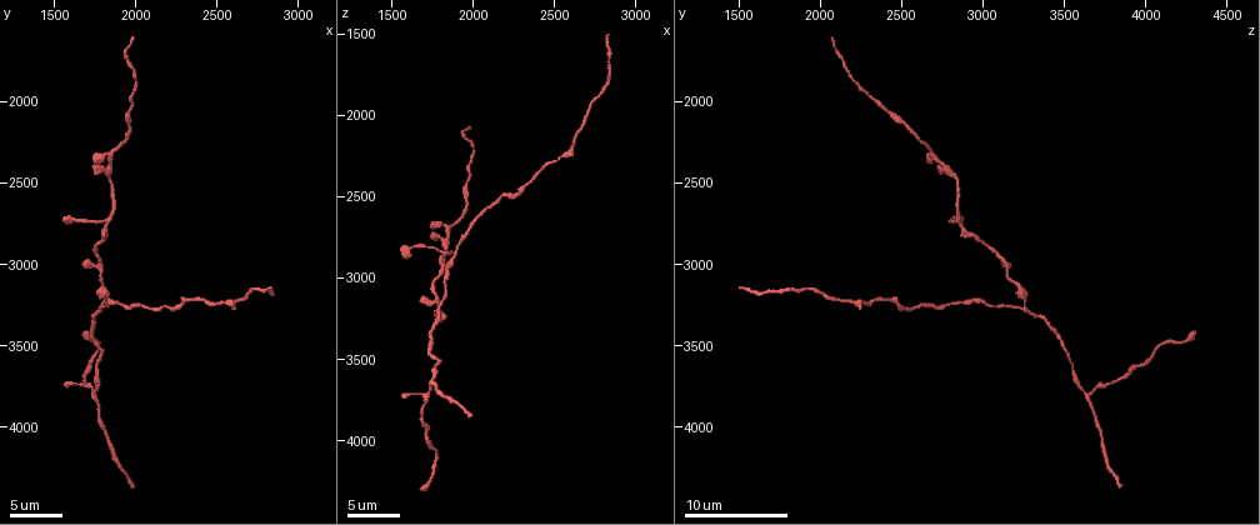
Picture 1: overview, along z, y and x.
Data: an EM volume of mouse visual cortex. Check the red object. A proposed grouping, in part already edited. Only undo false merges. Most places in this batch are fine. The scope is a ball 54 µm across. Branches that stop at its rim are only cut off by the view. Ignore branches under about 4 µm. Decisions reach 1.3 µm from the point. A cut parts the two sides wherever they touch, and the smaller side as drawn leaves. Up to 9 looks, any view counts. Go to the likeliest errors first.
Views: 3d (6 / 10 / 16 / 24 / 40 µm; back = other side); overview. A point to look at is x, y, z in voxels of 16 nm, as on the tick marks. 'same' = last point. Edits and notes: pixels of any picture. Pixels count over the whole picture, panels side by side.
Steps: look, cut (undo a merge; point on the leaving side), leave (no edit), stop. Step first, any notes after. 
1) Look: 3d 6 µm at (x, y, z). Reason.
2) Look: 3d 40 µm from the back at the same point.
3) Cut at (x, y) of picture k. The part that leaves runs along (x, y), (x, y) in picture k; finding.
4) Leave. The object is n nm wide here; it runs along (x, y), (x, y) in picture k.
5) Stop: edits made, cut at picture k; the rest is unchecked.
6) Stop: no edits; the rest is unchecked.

Look: 3d 10 µm at (1760, 3800, 3660). Arms part here.

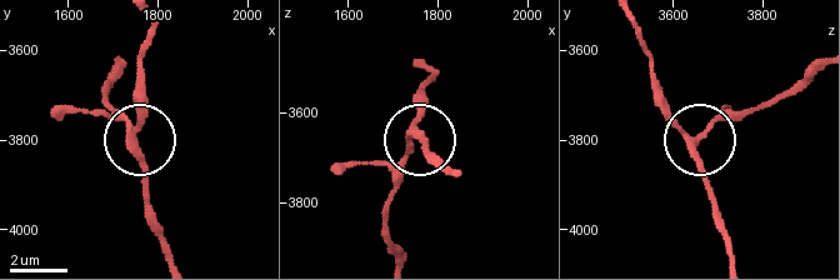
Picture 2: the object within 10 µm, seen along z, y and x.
Leave. 3 arms meet here; all the same neuron.

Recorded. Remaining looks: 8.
Look: 3d 6 µm at (1780, 3260, 3240). Three arms meet.

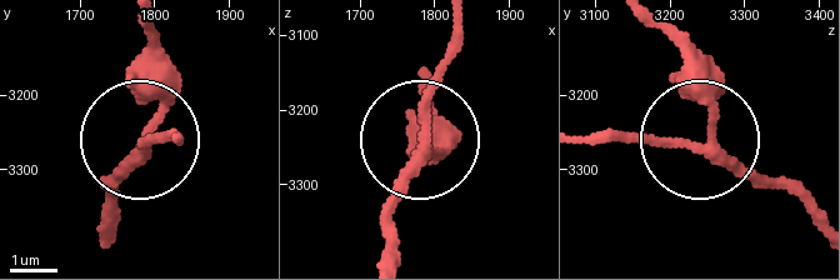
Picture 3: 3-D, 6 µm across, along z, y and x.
Leave. The object is 210 nm wide here; it runs along (703, 149), (714, 89), (690, 33) in picture 3; continuous, no second neuron.

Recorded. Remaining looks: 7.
Look: 3d 10 µm at (2620, 3240, 2180). Thick turns thin.

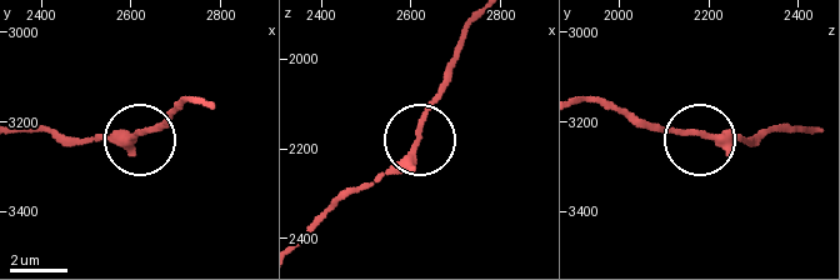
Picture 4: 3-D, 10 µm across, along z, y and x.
Leave. It runs along (810, 133), (710, 140), (634, 125) in picture 4; all the same neuron.

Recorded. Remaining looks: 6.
Look: 3d 16 µm at (2300, 3200, 2440). Thick turns thin.

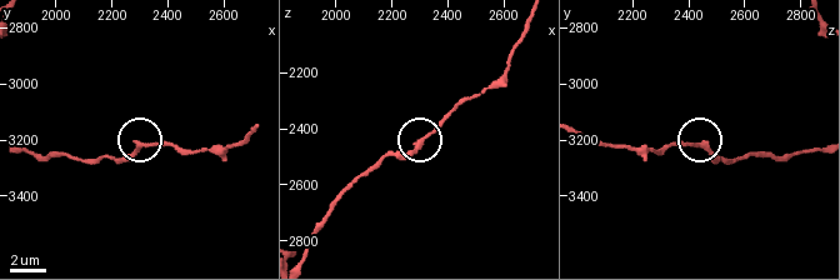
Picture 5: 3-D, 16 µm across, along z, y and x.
Look: 3d 16 µm from the back at (2310, 3220, 2450).

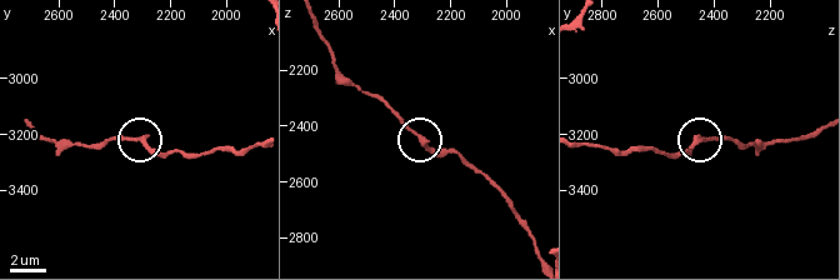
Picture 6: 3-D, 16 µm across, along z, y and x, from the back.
Leave. It runs along (580, 143), (611, 150), (688, 154), (705, 140), (740, 140) in picture 6; all the same neuron.

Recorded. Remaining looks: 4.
Stop: no edits; the rest is unchecked.

